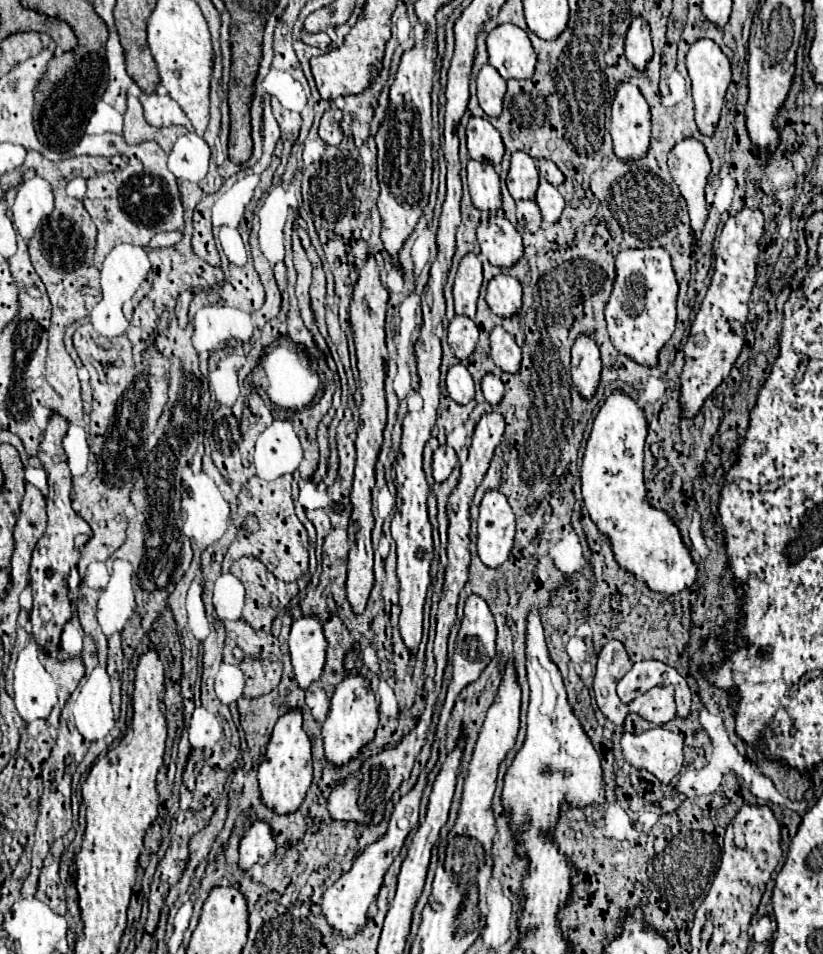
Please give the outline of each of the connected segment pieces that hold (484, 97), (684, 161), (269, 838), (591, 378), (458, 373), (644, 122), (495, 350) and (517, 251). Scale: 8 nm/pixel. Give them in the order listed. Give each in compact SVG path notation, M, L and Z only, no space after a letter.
M484 64L478 74L478 102L488 116L500 116L502 98L506 92L506 82L496 68Z
M692 136L678 142L668 154L668 166L674 182L680 188L680 194L688 204L692 230L694 236L698 238L708 216L704 186L710 174L710 158L706 154L704 144Z
M254 820L240 840L240 868L248 870L252 864L266 864L276 850L272 828L264 820Z
M582 334L572 346L572 380L582 398L592 398L600 382L600 352L596 342Z
M458 362L458 364L450 366L450 370L446 374L446 388L448 388L450 398L458 404L468 404L472 400L474 382L472 382L472 376L464 364Z
M620 82L616 88L610 134L618 158L638 160L646 156L650 144L650 108L638 86L630 82Z
M496 326L490 332L490 348L492 348L492 360L496 366L500 366L504 372L518 372L520 370L520 348L516 340L502 328Z
M488 216L478 226L478 244L482 256L494 266L512 266L522 256L522 236L516 228L498 216Z

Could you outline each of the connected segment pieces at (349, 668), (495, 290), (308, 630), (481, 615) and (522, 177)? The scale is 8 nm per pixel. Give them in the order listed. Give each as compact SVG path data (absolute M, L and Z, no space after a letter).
M354 642L352 648L346 654L344 668L346 676L344 680L334 688L332 694L332 706L326 716L326 722L322 726L322 736L324 736L324 752L330 764L342 766L348 760L352 760L364 744L368 744L374 738L374 732L378 728L378 702L374 698L370 680L364 678L364 674L358 672L362 666L360 662L360 646Z
M498 274L488 282L486 302L498 316L514 316L522 306L522 288L510 274Z
M314 614L294 620L288 636L288 646L296 680L302 688L308 688L320 678L320 672L324 668L326 638L322 620Z
M470 594L466 598L466 606L464 606L464 618L458 630L458 642L454 648L454 656L452 656L452 682L448 686L448 694L446 694L446 702L442 706L442 714L440 714L440 722L438 722L438 730L444 730L448 720L450 720L450 710L454 706L456 696L460 694L460 690L478 678L478 674L486 668L486 664L494 658L496 650L494 650L494 640L496 640L496 626L494 626L494 618L488 610L488 604L476 596Z
M514 152L510 158L510 172L506 186L514 200L534 200L538 188L538 168L534 158L524 152Z

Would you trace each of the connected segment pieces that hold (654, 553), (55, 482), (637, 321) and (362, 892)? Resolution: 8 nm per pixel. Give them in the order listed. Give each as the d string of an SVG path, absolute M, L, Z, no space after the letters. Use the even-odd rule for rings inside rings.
M612 390L594 418L584 452L580 468L582 500L594 524L606 534L614 556L624 570L644 580L650 590L678 594L694 584L696 566L668 514L652 508L644 500L642 458L646 436L648 422L642 406L622 390Z
M54 412L50 416L50 422L46 426L46 432L43 434L42 444L40 444L40 452L38 458L48 474L48 526L44 536L38 540L36 550L32 554L32 564L30 564L30 584L32 584L32 592L34 592L34 606L30 612L30 624L32 624L32 634L36 638L36 642L44 648L44 650L56 650L60 644L60 632L62 626L70 620L70 600L68 600L68 586L66 586L66 578L68 572L72 570L72 566L78 564L80 560L80 550L74 544L74 538L78 534L86 534L92 536L90 526L72 510L70 506L70 470L66 464L66 454L62 448L62 438L68 430L68 422ZM46 606L50 610L50 618L42 620L40 618L40 608Z
M630 248L616 254L616 282L606 304L606 322L614 348L638 364L656 366L660 348L676 324L678 280L666 248Z
M426 770L420 774L418 782L414 784L414 788L404 794L400 798L400 802L394 806L394 812L390 816L388 828L384 832L384 836L380 836L374 844L366 846L366 850L358 856L356 864L350 869L350 872L345 873L338 882L334 882L326 892L324 892L324 900L322 900L322 912L328 920L330 926L334 926L342 936L354 936L364 924L366 924L366 912L368 906L374 902L380 886L382 886L382 878L386 874L386 870L390 868L390 864L394 862L394 858L400 854L404 840L408 836L408 832L419 824L419 809L420 796L422 790L426 786Z

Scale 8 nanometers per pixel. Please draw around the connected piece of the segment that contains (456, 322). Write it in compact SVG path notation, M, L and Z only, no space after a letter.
M454 316L448 326L448 344L456 358L468 358L478 342L478 328L470 318Z

